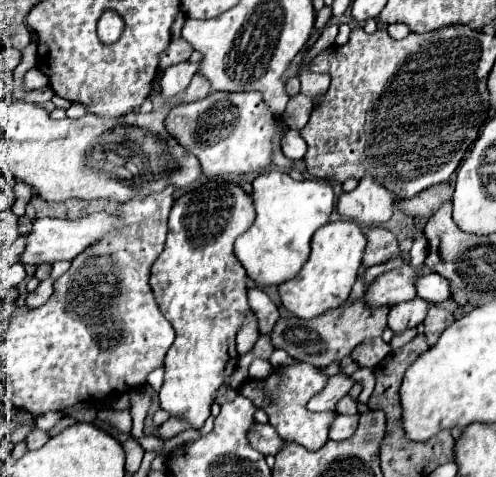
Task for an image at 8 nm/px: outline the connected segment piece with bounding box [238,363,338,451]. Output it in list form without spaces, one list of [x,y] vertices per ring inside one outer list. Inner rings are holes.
[[[292,363],[288,367],[282,367],[280,371],[270,373],[268,377],[256,381],[250,379],[246,381],[238,393],[244,395],[246,399],[250,399],[258,409],[262,409],[268,415],[270,425],[278,431],[278,435],[290,443],[298,443],[302,447],[306,447],[308,451],[318,451],[320,447],[326,445],[328,441],[328,431],[332,421],[336,419],[336,411],[324,411],[324,413],[310,413],[306,409],[306,403],[310,401],[310,397],[314,397],[316,393],[320,393],[326,387],[328,375],[322,369],[316,371],[308,371],[306,363]]]

